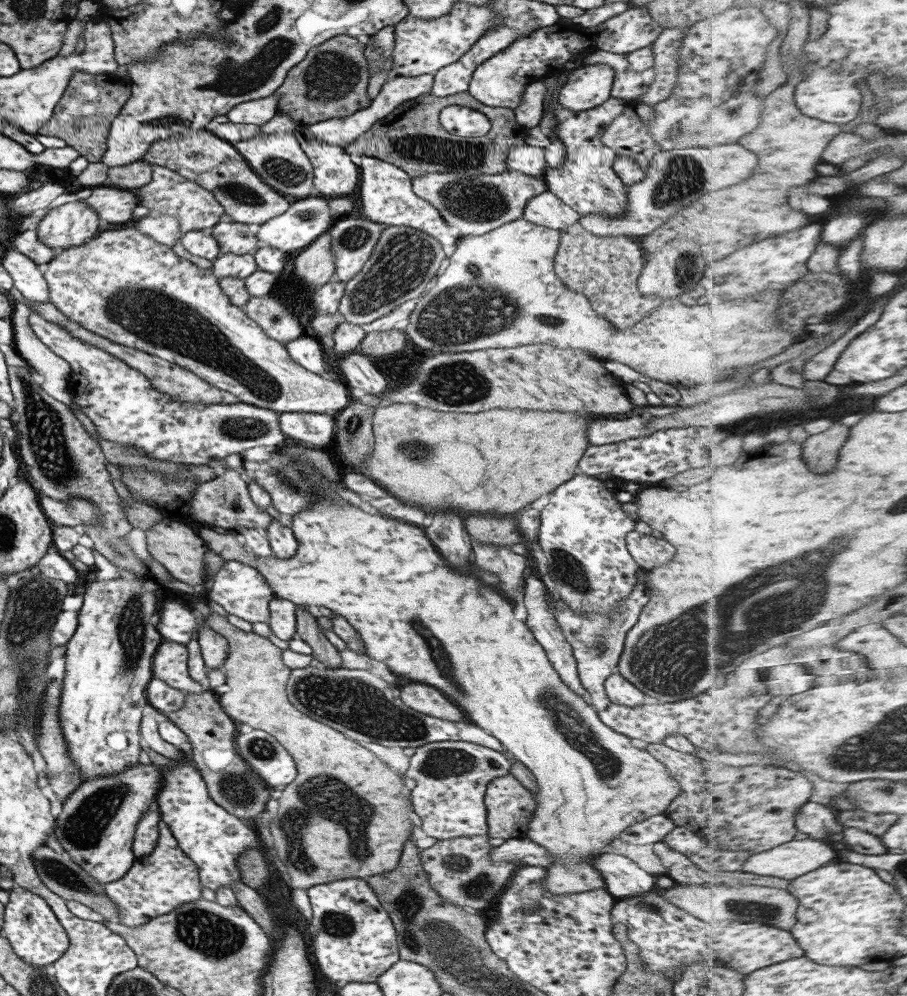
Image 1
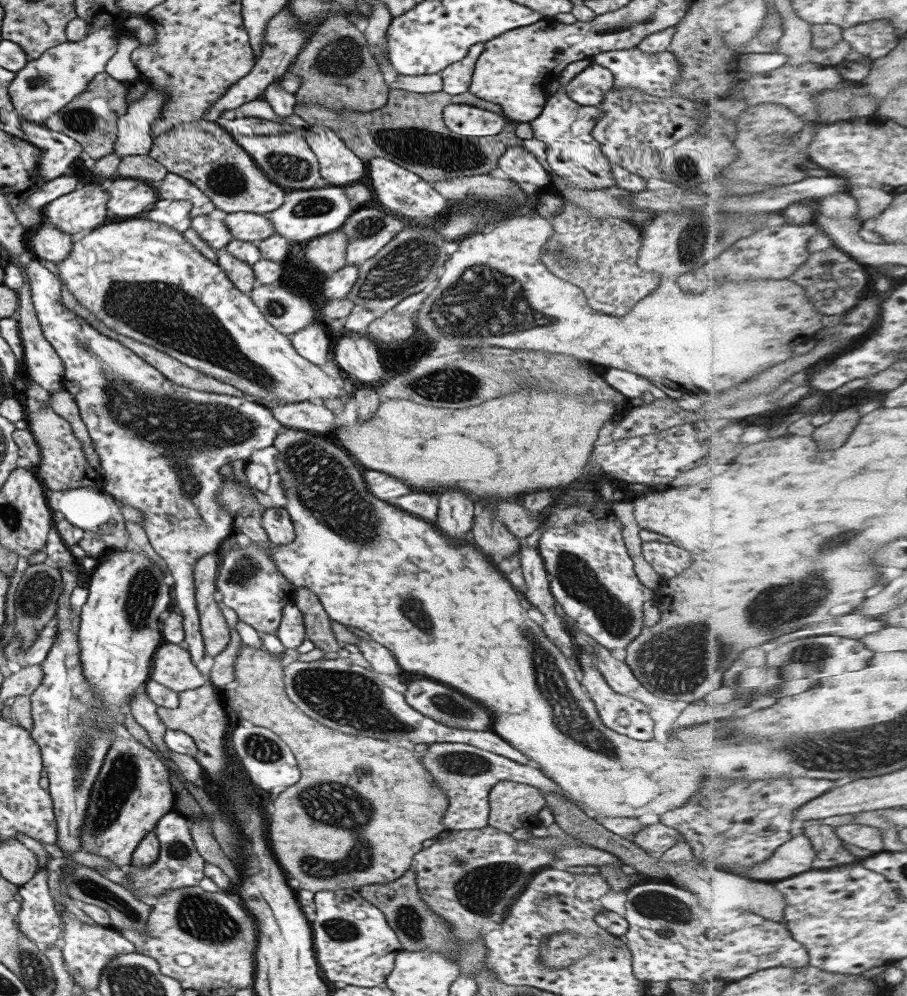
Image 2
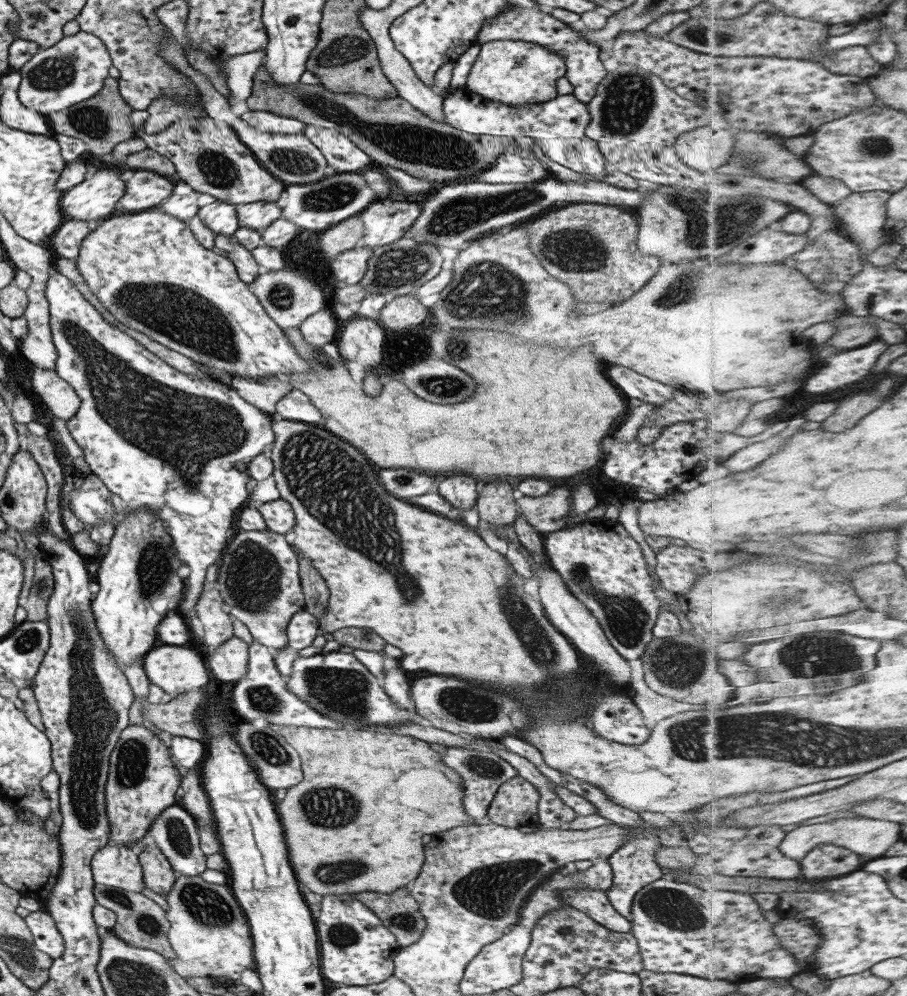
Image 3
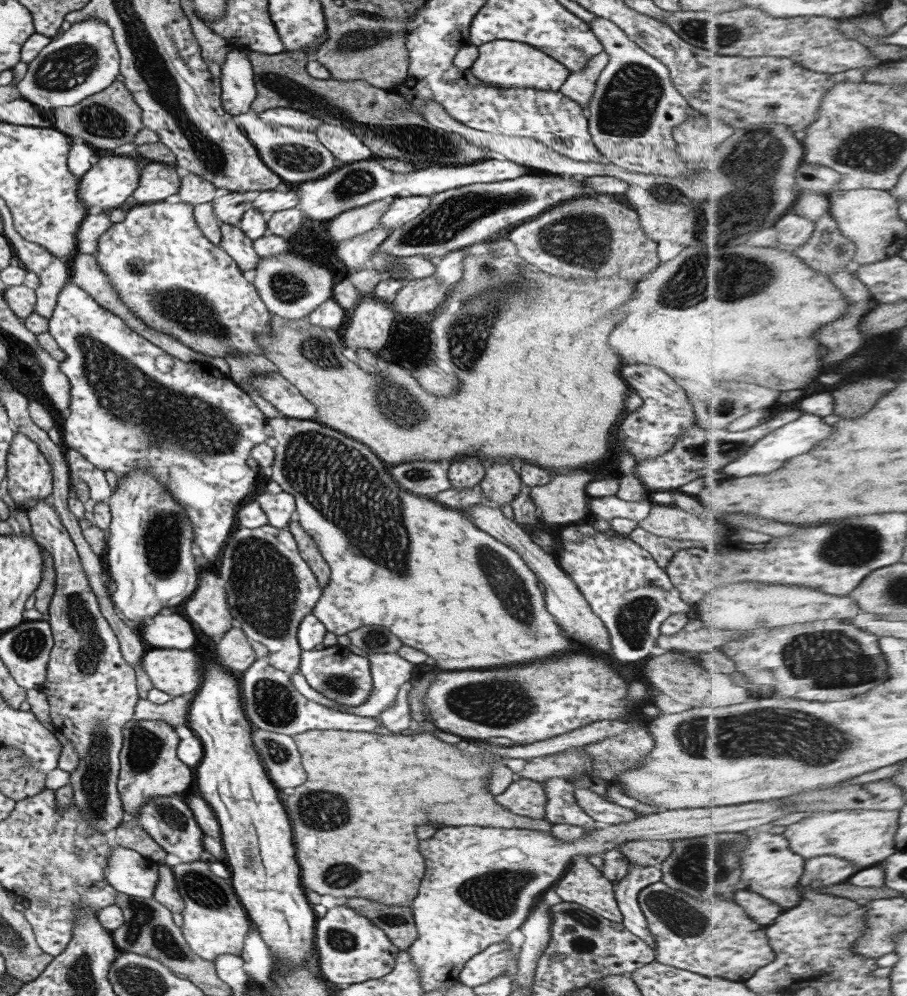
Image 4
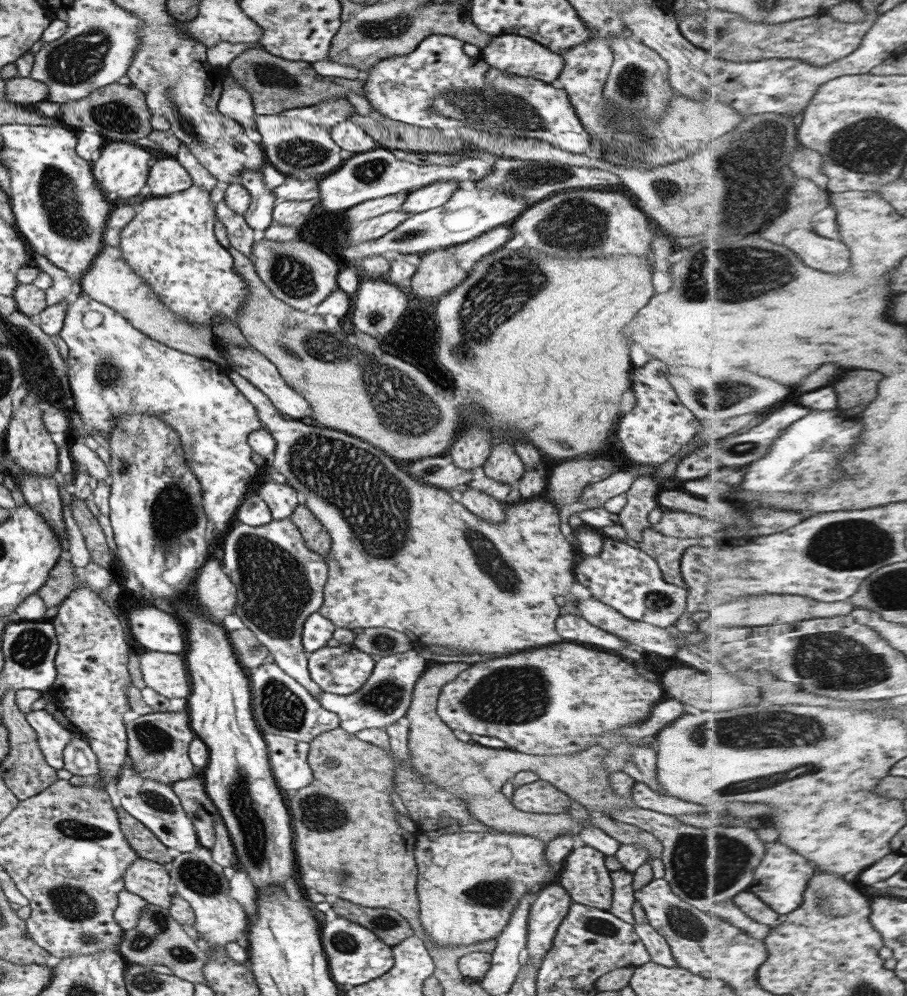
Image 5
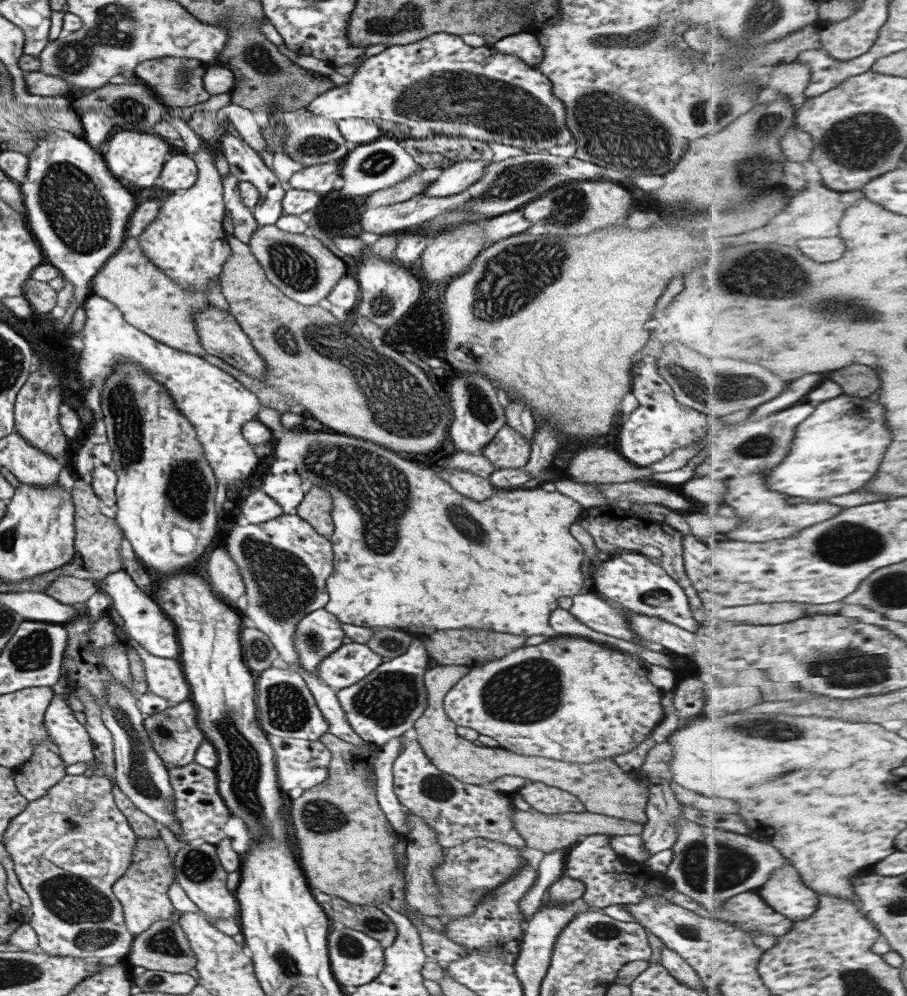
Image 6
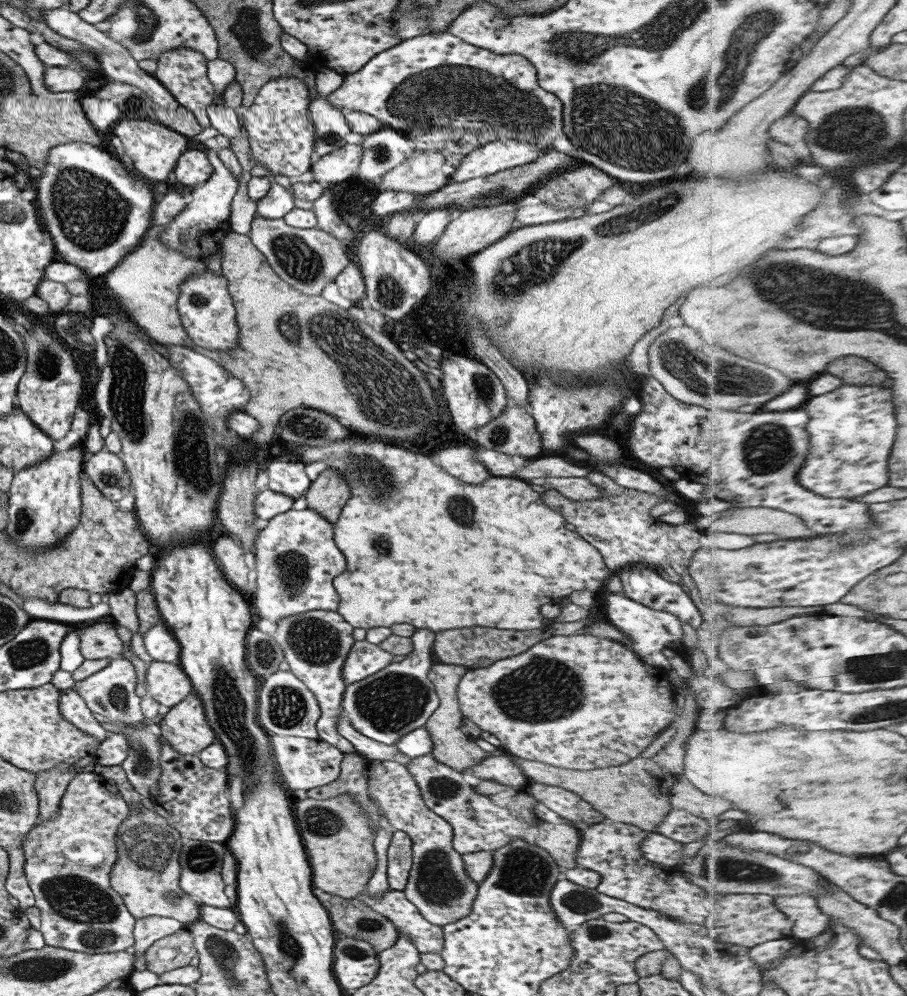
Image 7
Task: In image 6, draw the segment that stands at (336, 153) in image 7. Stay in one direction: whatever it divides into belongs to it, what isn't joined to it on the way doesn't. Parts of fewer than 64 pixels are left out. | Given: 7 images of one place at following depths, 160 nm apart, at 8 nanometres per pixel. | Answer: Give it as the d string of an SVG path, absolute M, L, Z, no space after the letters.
M341 160L307 166L307 168L295 172L286 181L291 190L309 190L309 192L315 192L317 196L321 197L331 192L333 182L339 177L340 162Z

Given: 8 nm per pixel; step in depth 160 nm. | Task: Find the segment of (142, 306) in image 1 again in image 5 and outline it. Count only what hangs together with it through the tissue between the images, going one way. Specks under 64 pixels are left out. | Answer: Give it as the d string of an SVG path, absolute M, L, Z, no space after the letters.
M192 185L170 196L145 197L141 204L135 206L133 219L121 230L117 248L124 262L149 285L147 290L151 290L161 304L190 325L210 328L213 317L225 317L236 325L236 310L249 293L241 277L232 271L232 256L215 241L215 205L209 202L209 194Z

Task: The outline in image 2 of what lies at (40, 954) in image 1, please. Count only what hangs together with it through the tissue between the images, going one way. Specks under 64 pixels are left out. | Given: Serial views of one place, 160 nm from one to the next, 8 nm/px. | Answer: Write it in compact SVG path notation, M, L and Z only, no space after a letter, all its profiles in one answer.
M38 868L36 873L18 887L21 908L13 918L23 933L40 951L61 942L62 922L53 899L47 891L47 872Z

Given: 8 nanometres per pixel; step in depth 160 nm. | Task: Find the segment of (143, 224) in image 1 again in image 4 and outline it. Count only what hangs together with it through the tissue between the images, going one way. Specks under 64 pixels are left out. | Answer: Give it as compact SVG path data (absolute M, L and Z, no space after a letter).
M179 166L174 168L179 176L179 191L168 198L171 203L189 203L193 207L195 204L211 202L227 193L225 190L211 186L207 180L201 180L201 176L193 176L191 172Z

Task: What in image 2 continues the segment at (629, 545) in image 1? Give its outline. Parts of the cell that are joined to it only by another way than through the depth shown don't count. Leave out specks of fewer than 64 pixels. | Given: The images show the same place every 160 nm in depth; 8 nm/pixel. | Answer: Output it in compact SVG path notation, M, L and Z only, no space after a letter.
M642 542L644 560L661 578L673 578L692 564L692 558L685 549L671 542Z

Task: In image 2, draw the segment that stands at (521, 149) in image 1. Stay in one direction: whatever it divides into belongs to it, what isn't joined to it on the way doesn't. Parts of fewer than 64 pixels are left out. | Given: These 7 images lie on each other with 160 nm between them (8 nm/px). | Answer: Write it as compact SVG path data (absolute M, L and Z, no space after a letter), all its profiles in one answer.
M507 147L497 164L497 174L534 192L552 187L552 181L537 159L519 147Z

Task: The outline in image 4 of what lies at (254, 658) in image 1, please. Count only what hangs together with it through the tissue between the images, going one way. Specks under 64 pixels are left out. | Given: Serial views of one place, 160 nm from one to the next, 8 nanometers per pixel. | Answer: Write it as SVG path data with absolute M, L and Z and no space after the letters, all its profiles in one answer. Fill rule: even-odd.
M427 672L423 674L419 680L411 682L411 688L407 693L407 703L409 705L410 717L412 720L412 728L415 726L414 735L377 735L376 733L361 732L361 731L346 731L346 730L306 730L301 734L294 734L291 738L295 741L297 749L300 754L300 761L303 771L307 776L307 784L303 786L297 786L289 798L285 798L283 801L284 809L287 810L289 816L289 822L291 822L292 830L292 843L294 846L294 857L296 858L299 870L300 870L300 884L303 888L313 890L317 894L329 894L335 898L366 898L367 900L374 900L379 904L385 904L387 906L410 906L411 901L415 898L420 885L420 880L424 875L424 860L419 854L417 849L418 839L415 837L415 826L421 826L421 824L431 825L435 829L440 829L446 826L480 826L480 827L499 827L504 829L527 829L537 830L539 832L548 832L552 827L552 824L545 818L534 819L526 816L513 814L510 810L507 810L504 806L495 802L494 796L486 789L485 783L491 775L490 762L500 762L507 769L510 769L513 774L517 774L522 771L523 765L527 760L525 759L510 759L501 758L500 756L487 753L477 753L472 749L459 750L454 744L443 742L443 738L439 738L439 729L432 724L431 718L427 718L427 706L423 702L423 697L427 687L430 685L433 678L435 678L437 672ZM335 872L347 872L347 882L343 886L337 886L333 888L329 884L329 878L331 880L339 880L343 878L341 874L337 878Z

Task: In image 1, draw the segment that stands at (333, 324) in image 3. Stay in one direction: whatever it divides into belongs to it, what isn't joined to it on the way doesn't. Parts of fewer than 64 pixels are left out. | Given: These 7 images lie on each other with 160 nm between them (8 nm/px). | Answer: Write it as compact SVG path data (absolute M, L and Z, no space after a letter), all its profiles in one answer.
M303 332L285 345L289 356L310 373L323 374L328 368L325 354L319 341L310 333Z

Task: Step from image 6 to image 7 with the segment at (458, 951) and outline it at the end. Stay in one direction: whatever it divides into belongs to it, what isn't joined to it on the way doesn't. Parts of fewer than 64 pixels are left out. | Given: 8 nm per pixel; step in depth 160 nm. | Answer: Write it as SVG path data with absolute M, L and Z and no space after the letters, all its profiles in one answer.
M387 889L380 897L370 897L364 890L358 898L373 912L391 922L397 932L411 941L418 953L440 952L443 942L442 928L425 921L415 905L404 897L403 891Z

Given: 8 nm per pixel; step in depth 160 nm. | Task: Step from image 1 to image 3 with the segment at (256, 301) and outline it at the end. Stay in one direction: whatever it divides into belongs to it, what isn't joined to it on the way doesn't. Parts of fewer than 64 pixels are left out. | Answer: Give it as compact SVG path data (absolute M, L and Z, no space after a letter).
M283 266L279 270L260 271L249 284L259 305L281 330L298 327L308 316L328 304L317 283L289 267Z

